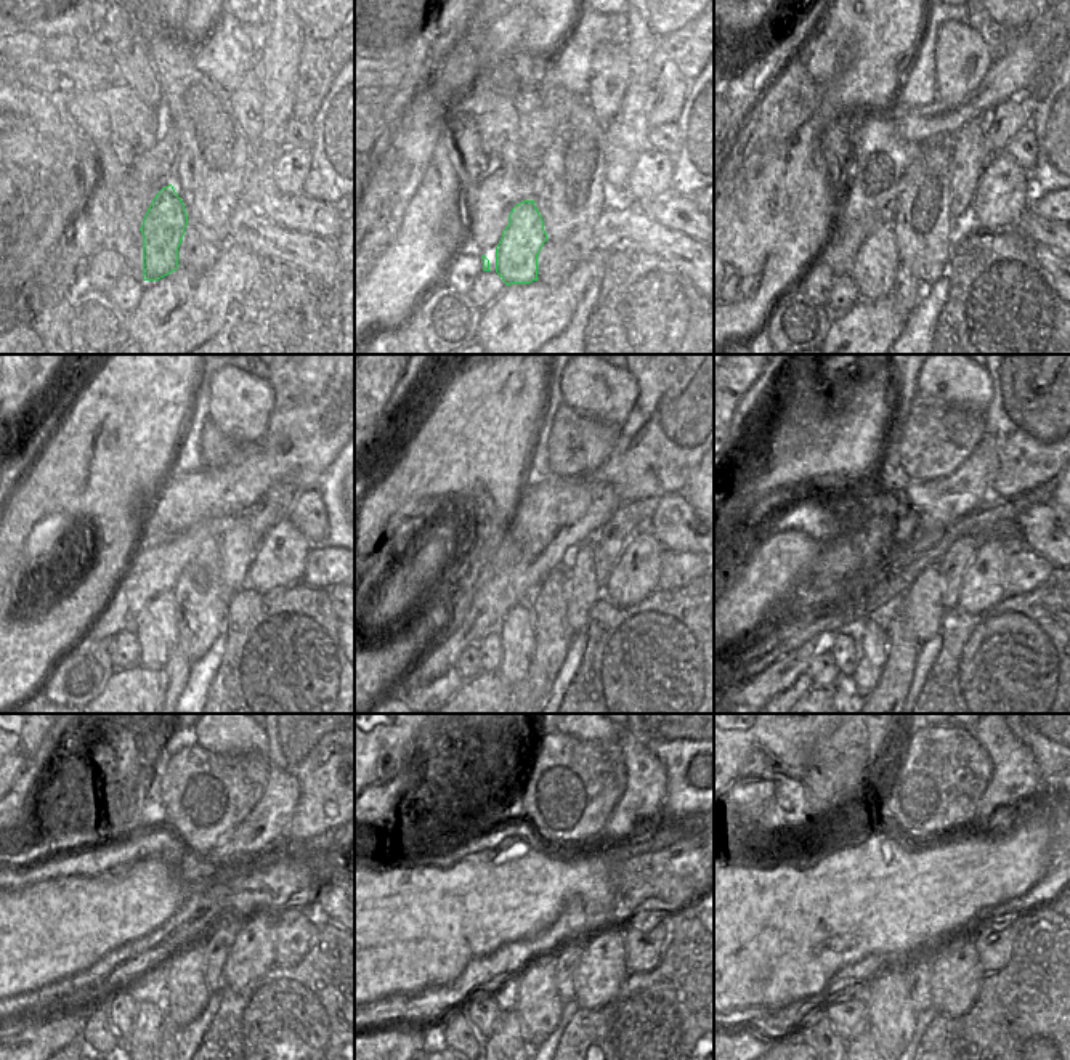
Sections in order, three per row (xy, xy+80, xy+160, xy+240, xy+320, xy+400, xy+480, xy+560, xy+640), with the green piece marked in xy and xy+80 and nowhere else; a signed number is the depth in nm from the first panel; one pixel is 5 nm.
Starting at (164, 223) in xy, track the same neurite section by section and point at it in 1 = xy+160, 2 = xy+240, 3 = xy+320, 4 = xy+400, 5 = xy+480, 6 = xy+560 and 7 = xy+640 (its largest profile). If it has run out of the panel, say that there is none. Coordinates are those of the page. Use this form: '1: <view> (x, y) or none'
1: xy+160 (875, 267)
2: xy+240 (158, 626)
3: xy+320 (517, 634)
4: xy+400 (871, 640)
5: xy+480 (143, 1039)
6: xy+560 (506, 1039)
7: xy+640 (862, 1039)

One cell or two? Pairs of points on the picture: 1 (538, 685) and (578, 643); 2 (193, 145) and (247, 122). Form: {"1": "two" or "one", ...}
{"1": "two", "2": "two"}

